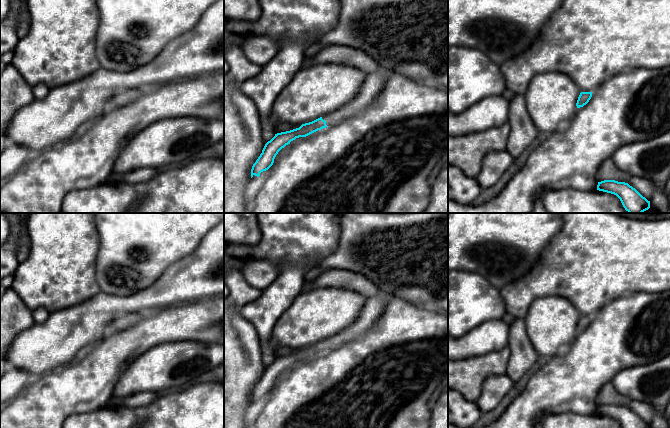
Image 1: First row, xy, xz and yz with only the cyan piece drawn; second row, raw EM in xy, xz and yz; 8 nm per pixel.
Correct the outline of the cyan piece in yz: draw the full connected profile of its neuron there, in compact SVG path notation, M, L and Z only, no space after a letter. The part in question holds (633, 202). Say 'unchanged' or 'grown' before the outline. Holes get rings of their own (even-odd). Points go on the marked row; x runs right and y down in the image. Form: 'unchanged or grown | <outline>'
unchanged | M604 180L598 182L597 190L616 195L629 213L643 213L650 208L650 201L628 183Z

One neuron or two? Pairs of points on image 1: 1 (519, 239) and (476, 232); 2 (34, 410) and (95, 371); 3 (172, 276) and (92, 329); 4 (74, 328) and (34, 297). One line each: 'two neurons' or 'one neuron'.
1: one neuron
2: one neuron
3: one neuron
4: two neurons

